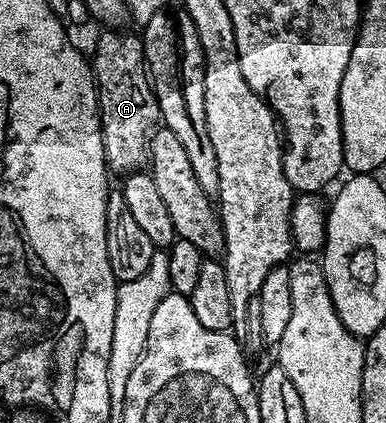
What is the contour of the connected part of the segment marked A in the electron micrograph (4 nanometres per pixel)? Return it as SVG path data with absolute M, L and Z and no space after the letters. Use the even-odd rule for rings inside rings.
M120 30L103 32L106 33L99 36L92 57L92 69L100 108L104 160L113 175L132 175L149 167L151 136L159 125L162 105L148 78L143 39L139 35L122 34Z

